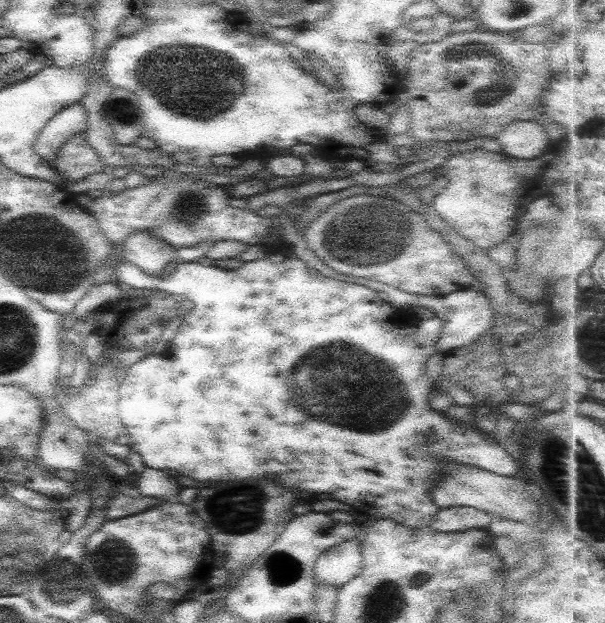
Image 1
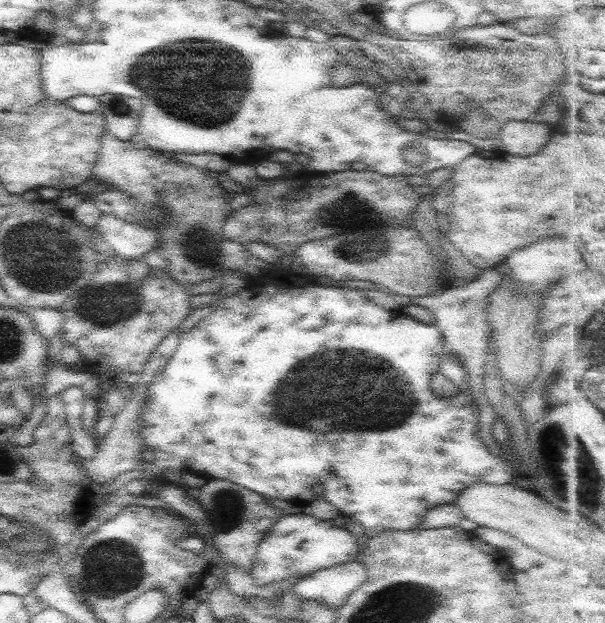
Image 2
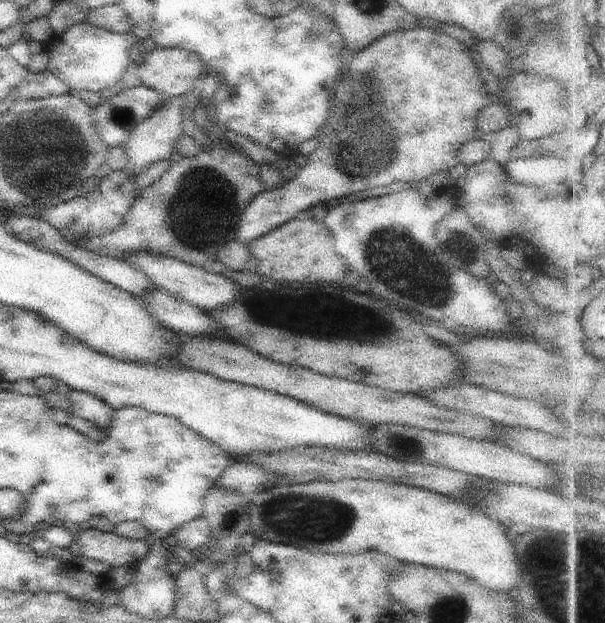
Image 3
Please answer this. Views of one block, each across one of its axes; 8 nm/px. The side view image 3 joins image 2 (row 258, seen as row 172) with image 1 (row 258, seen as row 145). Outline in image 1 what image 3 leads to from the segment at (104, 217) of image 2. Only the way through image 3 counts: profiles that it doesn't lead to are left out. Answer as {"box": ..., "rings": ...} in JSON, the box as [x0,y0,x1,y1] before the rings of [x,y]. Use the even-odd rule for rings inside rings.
{"box":[123,233,177,276],"rings":[[[148,233],[131,234],[124,243],[123,257],[145,274],[160,276],[175,264],[177,249]]]}

